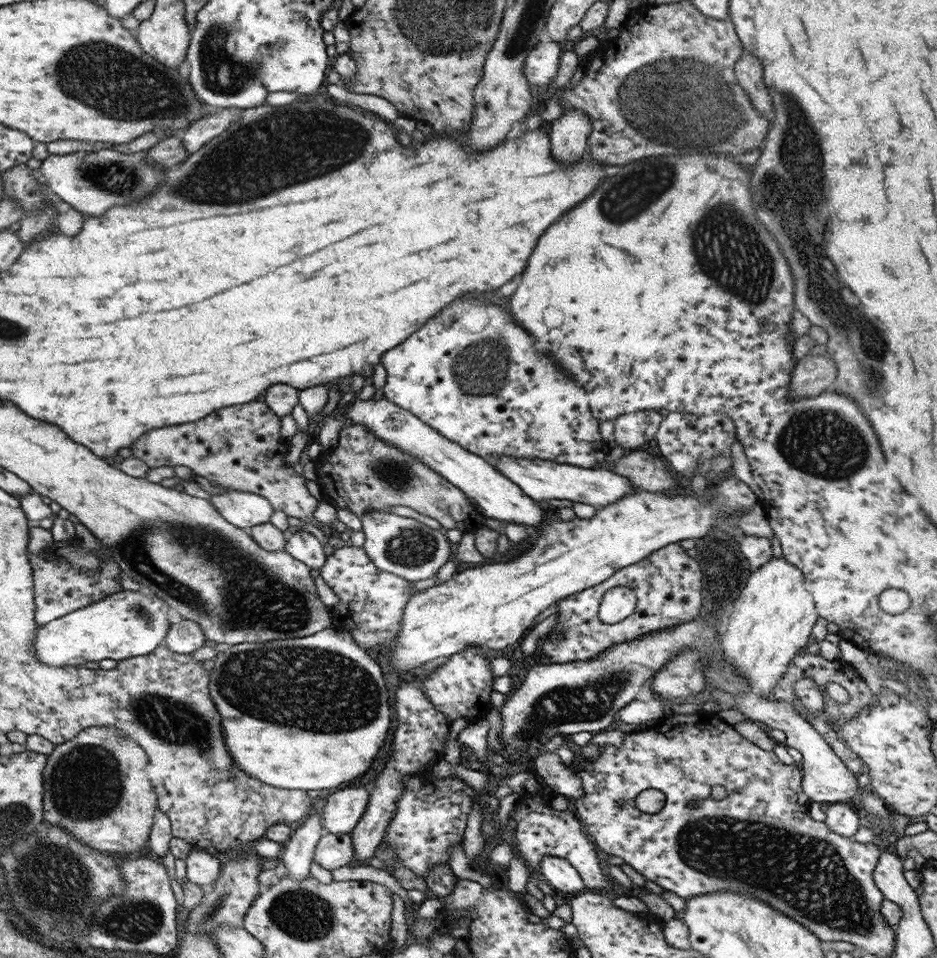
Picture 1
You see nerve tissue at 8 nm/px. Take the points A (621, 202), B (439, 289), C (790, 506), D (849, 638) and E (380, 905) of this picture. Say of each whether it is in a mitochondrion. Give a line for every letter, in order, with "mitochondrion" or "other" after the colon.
A: mitochondrion
B: other
C: other
D: other
E: other

